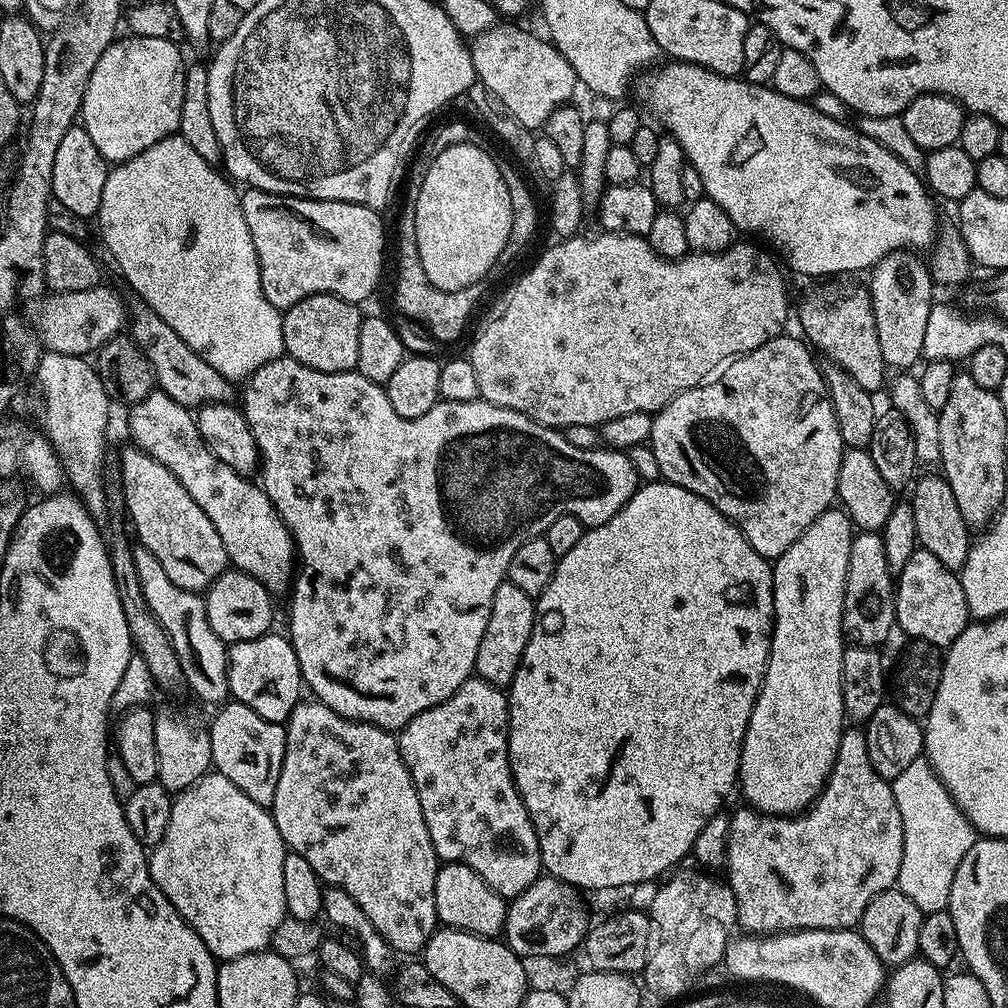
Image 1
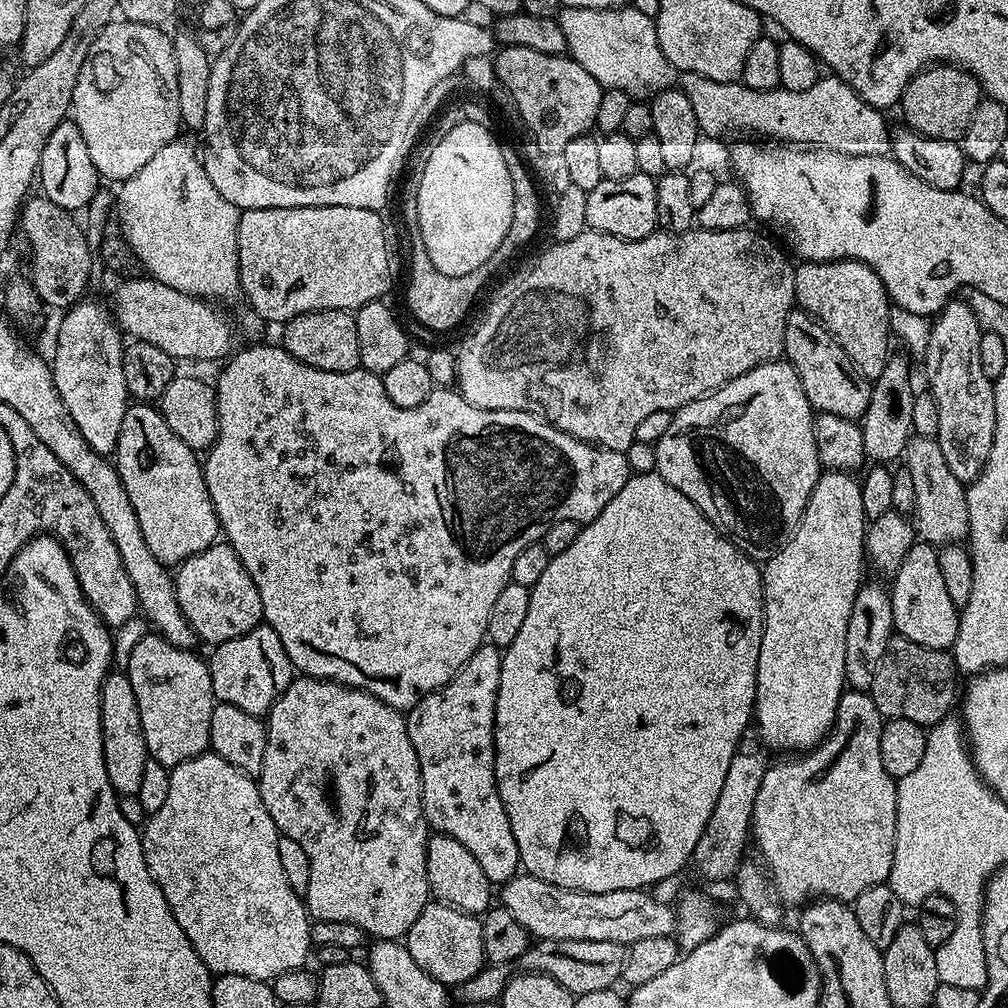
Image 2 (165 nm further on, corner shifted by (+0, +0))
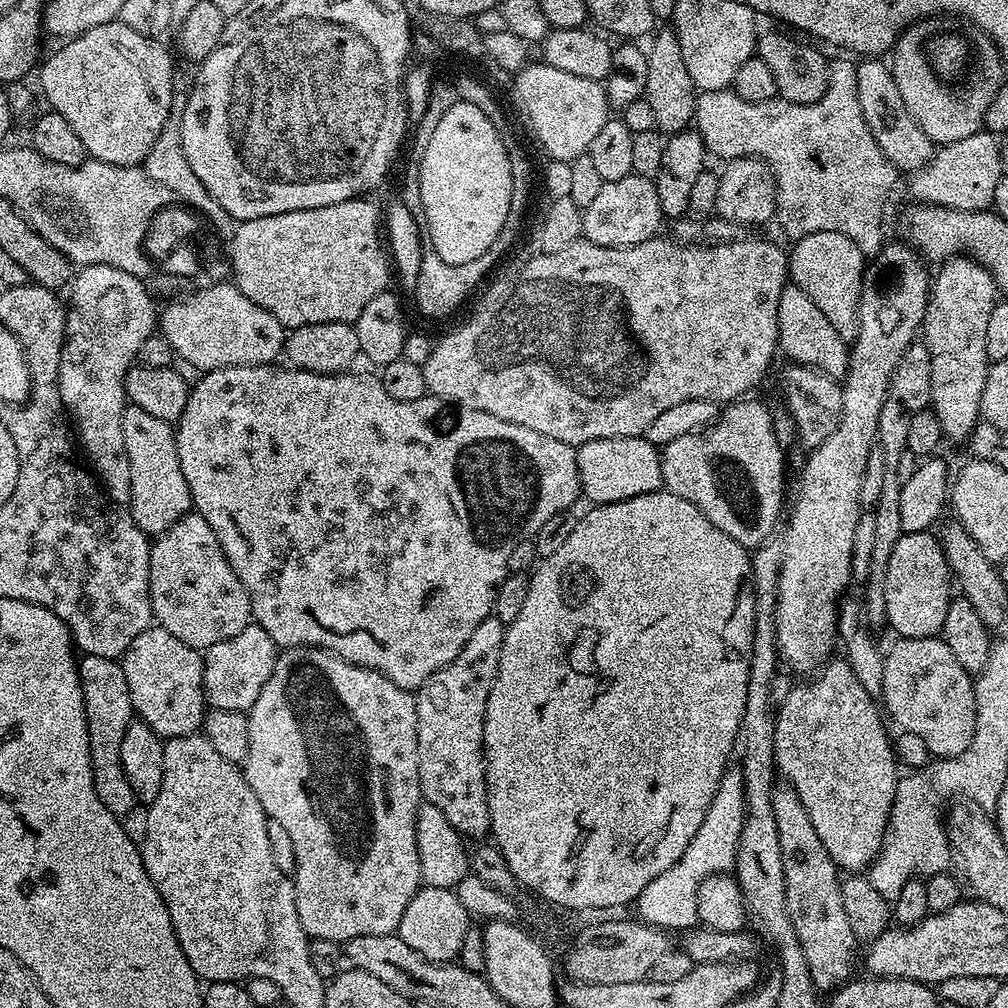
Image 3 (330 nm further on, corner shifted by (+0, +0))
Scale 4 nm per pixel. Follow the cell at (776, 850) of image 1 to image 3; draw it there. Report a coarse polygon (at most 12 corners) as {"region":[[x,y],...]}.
{"region":[[847,660],[793,683],[776,771],[837,869],[884,845],[898,779]]}

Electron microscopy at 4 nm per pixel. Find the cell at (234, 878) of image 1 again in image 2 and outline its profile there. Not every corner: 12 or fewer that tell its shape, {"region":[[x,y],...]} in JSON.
{"region":[[171,769],[146,866],[216,976],[313,947],[259,783]]}

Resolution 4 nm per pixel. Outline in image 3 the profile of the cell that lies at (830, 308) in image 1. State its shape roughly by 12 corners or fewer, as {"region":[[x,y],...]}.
{"region":[[815,232],[788,275],[845,342],[856,339],[866,257],[846,234]]}

